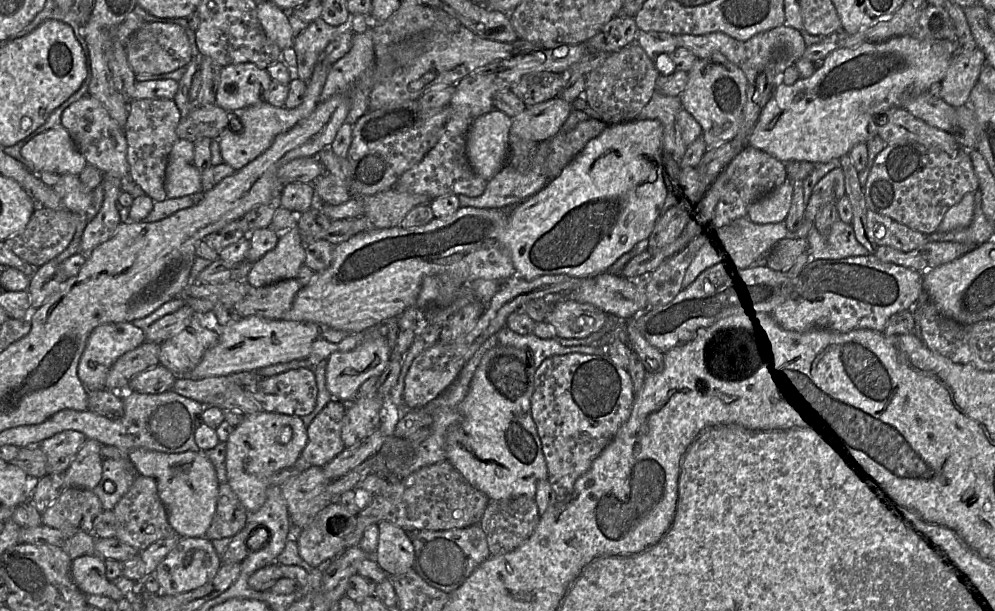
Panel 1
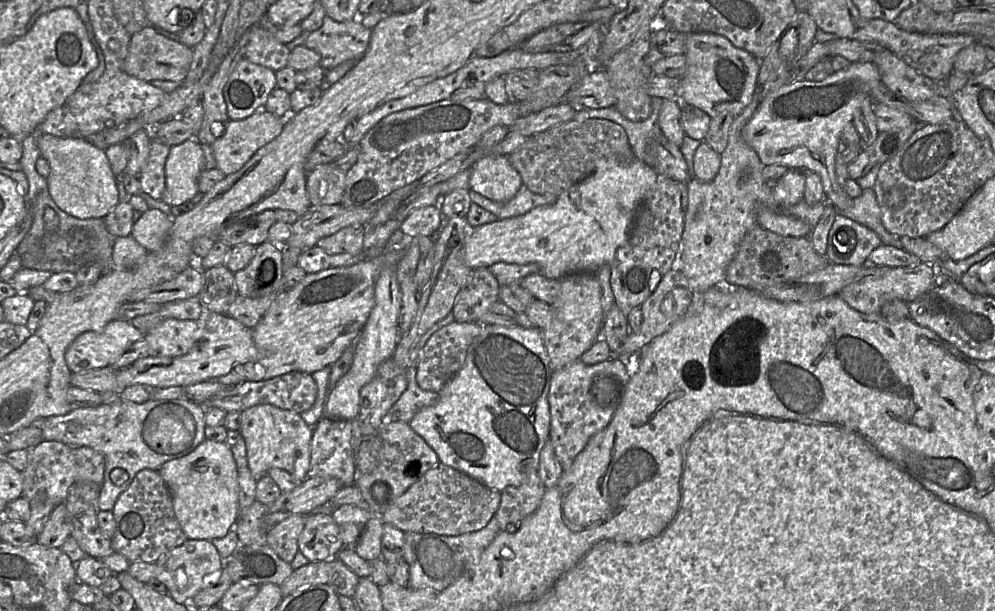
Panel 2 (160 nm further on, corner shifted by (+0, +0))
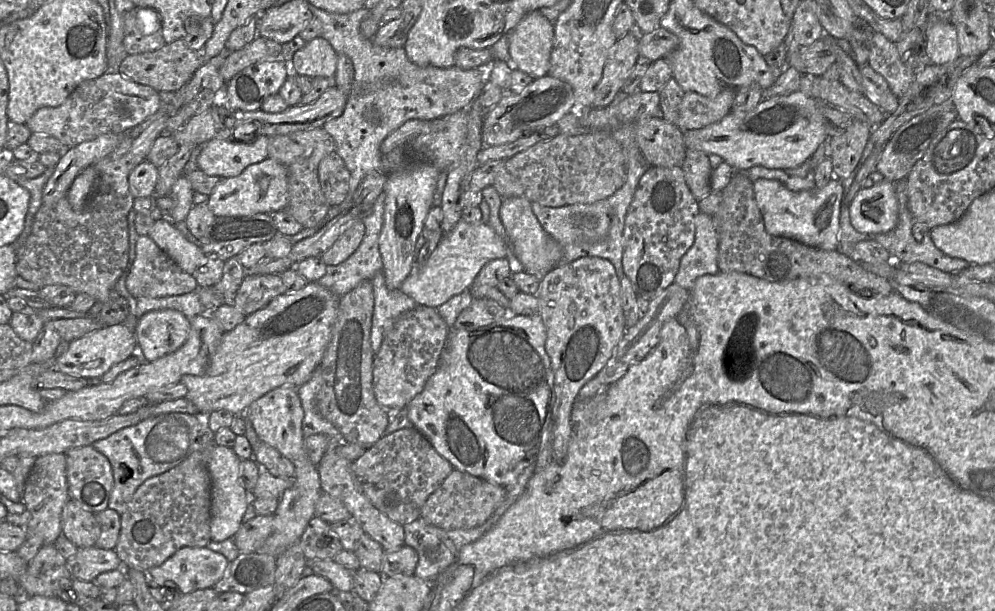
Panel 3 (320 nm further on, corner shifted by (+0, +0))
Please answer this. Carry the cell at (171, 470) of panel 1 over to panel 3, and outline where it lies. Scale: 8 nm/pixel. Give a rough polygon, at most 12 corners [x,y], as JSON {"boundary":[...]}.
{"boundary":[[203,448],[211,540],[233,538],[251,495],[232,448]]}

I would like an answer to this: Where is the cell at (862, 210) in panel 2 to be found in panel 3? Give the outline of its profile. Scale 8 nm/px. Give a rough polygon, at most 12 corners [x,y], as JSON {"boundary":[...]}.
{"boundary":[[905,178],[893,182],[898,223],[870,236],[893,262],[920,262],[954,274],[973,265],[933,243],[908,209]]}

